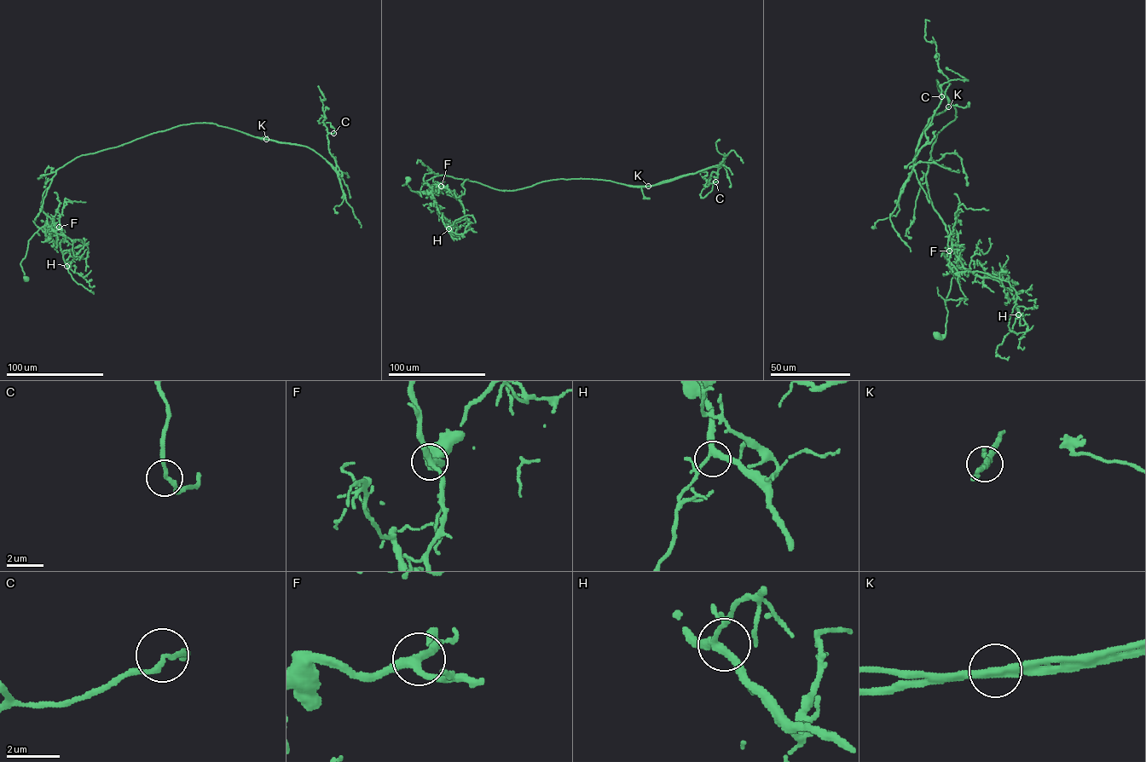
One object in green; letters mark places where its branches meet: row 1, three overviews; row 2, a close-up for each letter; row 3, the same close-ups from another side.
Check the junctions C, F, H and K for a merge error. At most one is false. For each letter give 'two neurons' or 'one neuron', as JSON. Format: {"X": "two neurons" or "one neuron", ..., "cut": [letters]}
{"C": "one neuron", "F": "one neuron", "H": "one neuron", "K": "two neurons", "cut": ["K"]}

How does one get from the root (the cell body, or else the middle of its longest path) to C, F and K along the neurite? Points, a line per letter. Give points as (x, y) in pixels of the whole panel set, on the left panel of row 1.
C: (26, 279), (28, 240), (53, 219), (43, 192), (78, 157), (207, 123), (305, 146), (335, 167), (333, 133)
F: (26, 279), (24, 279), (20, 263), (26, 255), (28, 240), (44, 226), (49, 229), (52, 226), (59, 227)
K: (26, 279), (20, 263), (28, 240), (53, 219), (42, 210), (43, 192), (76, 158), (191, 124), (266, 139)

